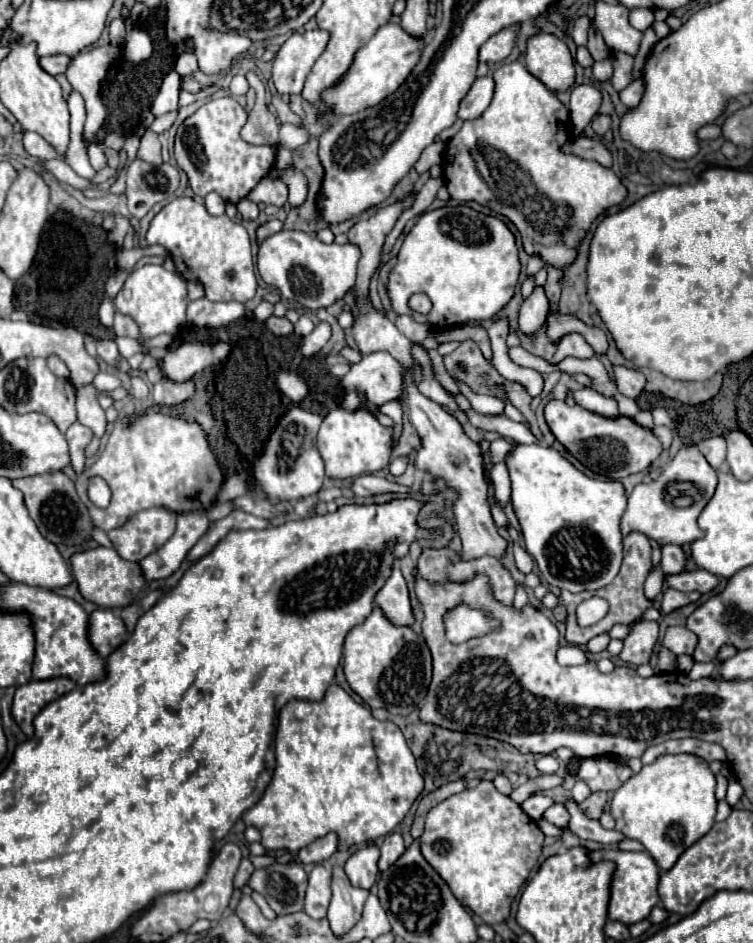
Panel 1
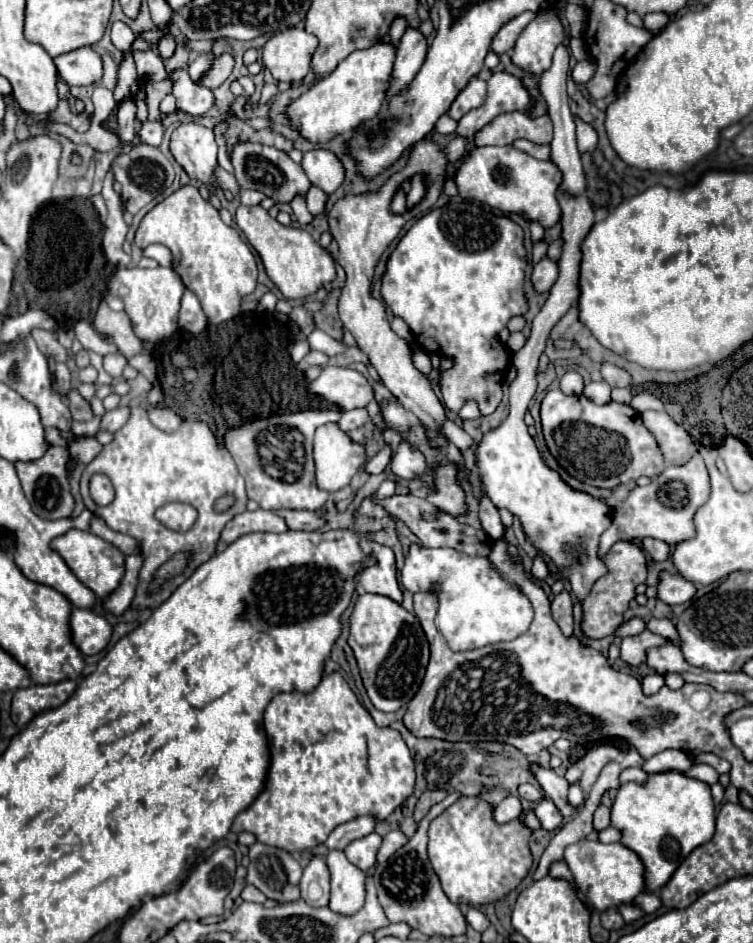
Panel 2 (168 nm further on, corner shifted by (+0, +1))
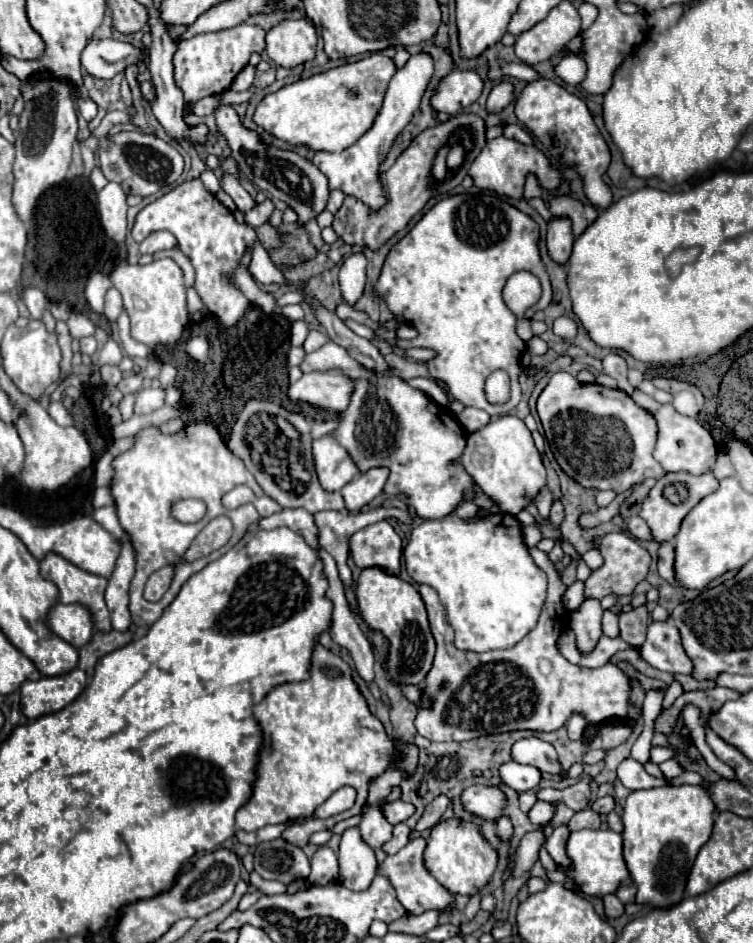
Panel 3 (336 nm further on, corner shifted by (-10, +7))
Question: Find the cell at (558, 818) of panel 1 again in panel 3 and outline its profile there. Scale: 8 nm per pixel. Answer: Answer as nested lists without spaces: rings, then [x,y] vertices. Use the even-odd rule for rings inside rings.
[[[539,800],[539,802],[529,810],[529,820],[531,820],[533,824],[537,824],[537,826],[547,826],[547,824],[553,820],[555,812],[557,812],[557,808],[555,808],[551,802]]]

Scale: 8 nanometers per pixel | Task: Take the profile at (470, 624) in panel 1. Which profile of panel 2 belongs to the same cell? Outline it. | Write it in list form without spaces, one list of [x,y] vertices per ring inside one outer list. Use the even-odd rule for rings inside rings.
[[[411,544],[405,554],[401,582],[409,592],[433,592],[439,600],[435,624],[453,652],[475,650],[525,634],[533,620],[533,608],[521,588],[507,582],[487,556],[465,556],[455,548],[427,548]]]

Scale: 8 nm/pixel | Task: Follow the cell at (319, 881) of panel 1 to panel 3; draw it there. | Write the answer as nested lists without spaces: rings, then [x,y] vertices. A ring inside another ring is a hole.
[[[321,846],[315,856],[311,858],[311,874],[309,884],[315,886],[327,886],[331,882],[337,882],[339,866],[337,866],[337,854],[329,846]]]

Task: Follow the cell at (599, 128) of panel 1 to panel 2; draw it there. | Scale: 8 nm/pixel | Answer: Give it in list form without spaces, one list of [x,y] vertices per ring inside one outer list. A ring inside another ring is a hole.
[[[575,118],[575,126],[577,126],[577,148],[581,154],[585,152],[593,152],[597,148],[597,132],[593,130],[593,126],[589,126],[587,122],[583,122],[581,118]]]

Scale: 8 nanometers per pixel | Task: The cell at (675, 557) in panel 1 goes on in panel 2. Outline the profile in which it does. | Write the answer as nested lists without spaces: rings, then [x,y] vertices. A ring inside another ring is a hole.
[[[641,538],[641,548],[647,554],[651,554],[651,558],[657,560],[657,562],[661,562],[669,556],[669,546],[661,540],[655,540],[655,538]]]

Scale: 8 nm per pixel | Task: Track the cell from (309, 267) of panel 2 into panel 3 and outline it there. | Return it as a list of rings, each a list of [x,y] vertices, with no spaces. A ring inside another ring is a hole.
[[[223,176],[221,178],[221,188],[233,198],[233,202],[237,204],[237,208],[241,210],[241,212],[249,212],[249,210],[253,210],[255,206],[257,206],[257,202],[251,198],[251,194],[239,184],[239,180],[235,180],[233,176]]]

